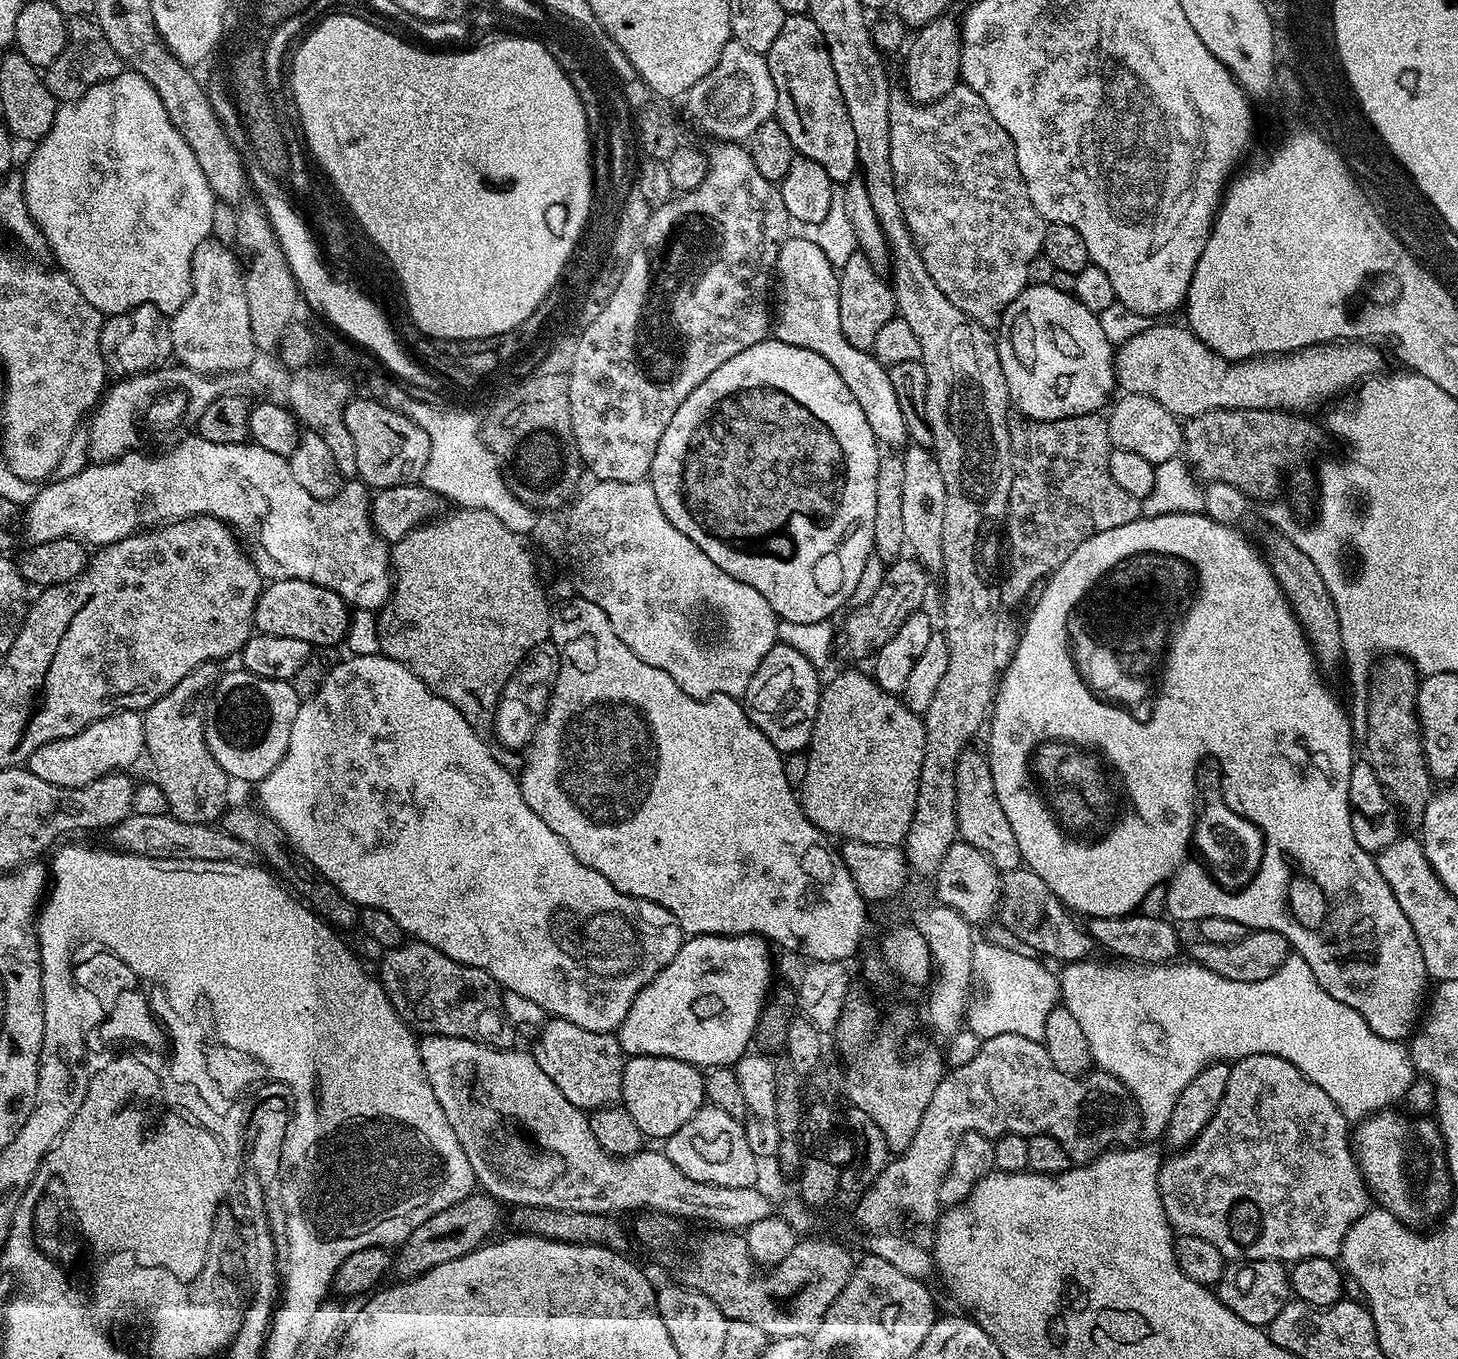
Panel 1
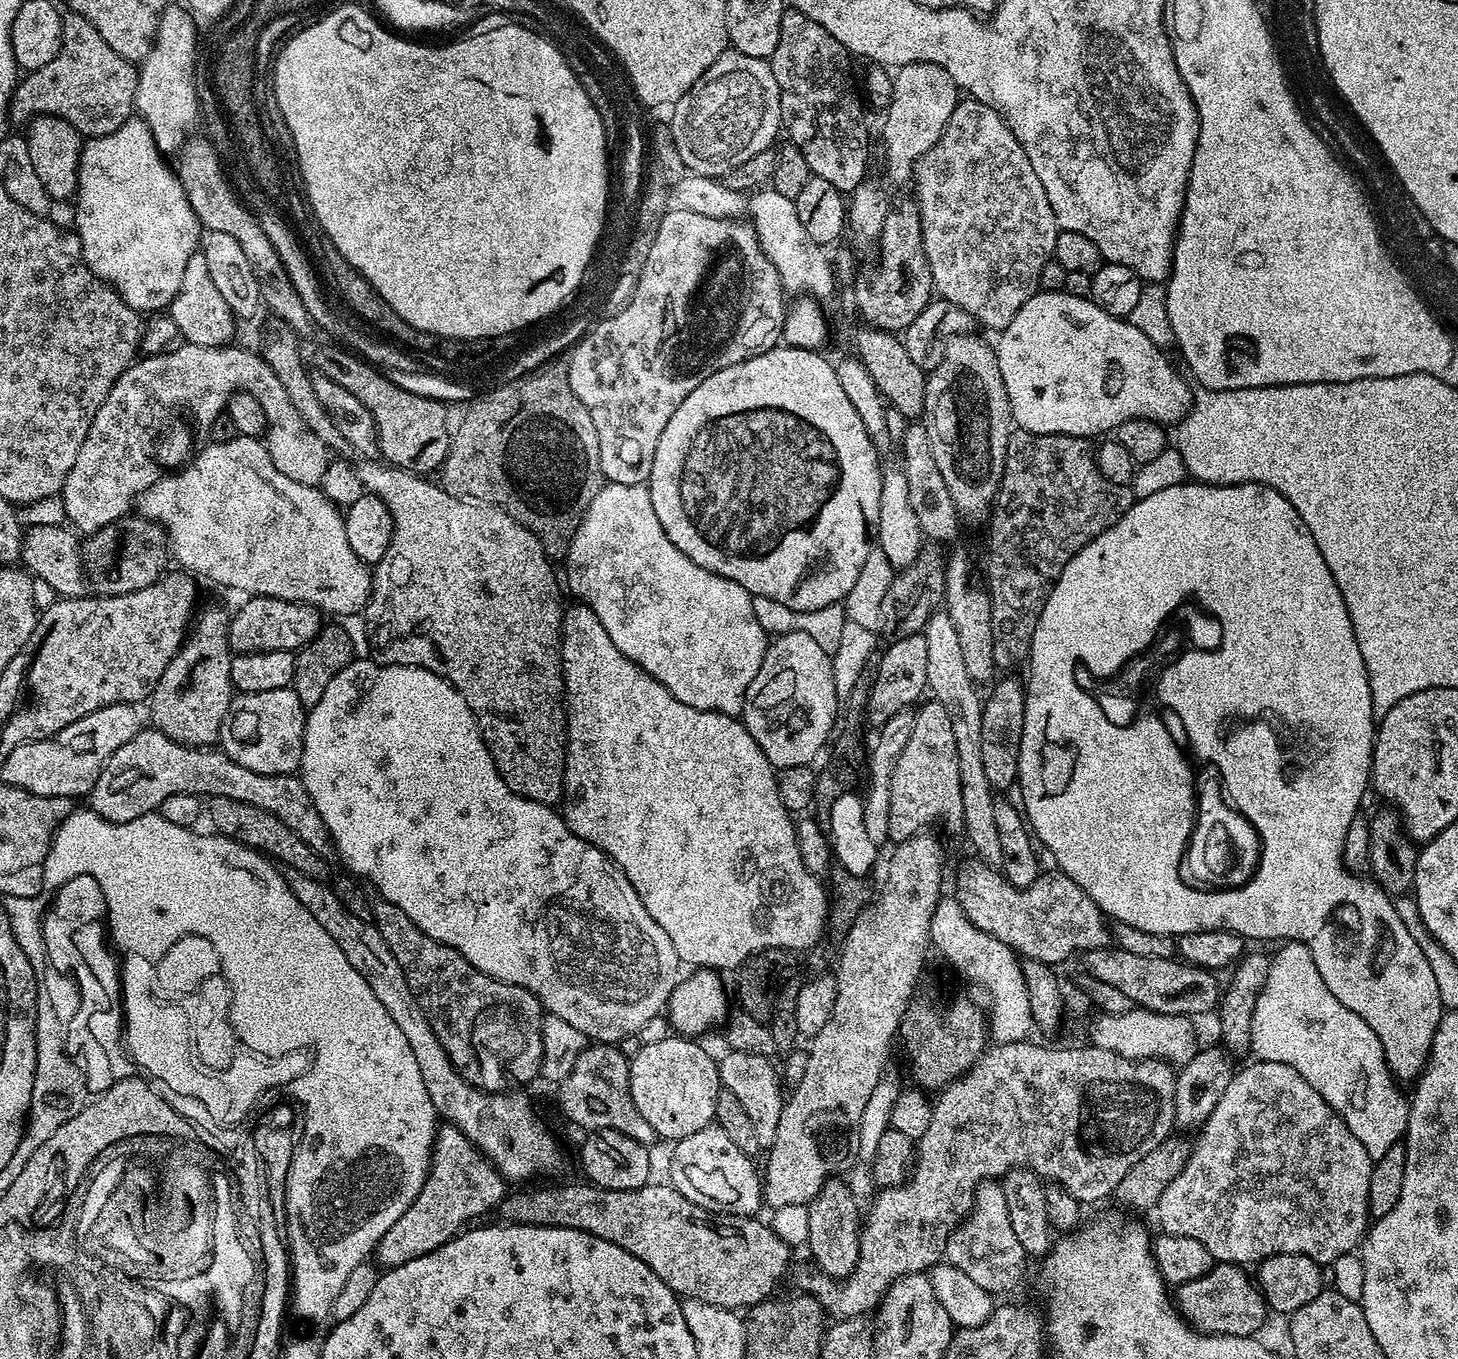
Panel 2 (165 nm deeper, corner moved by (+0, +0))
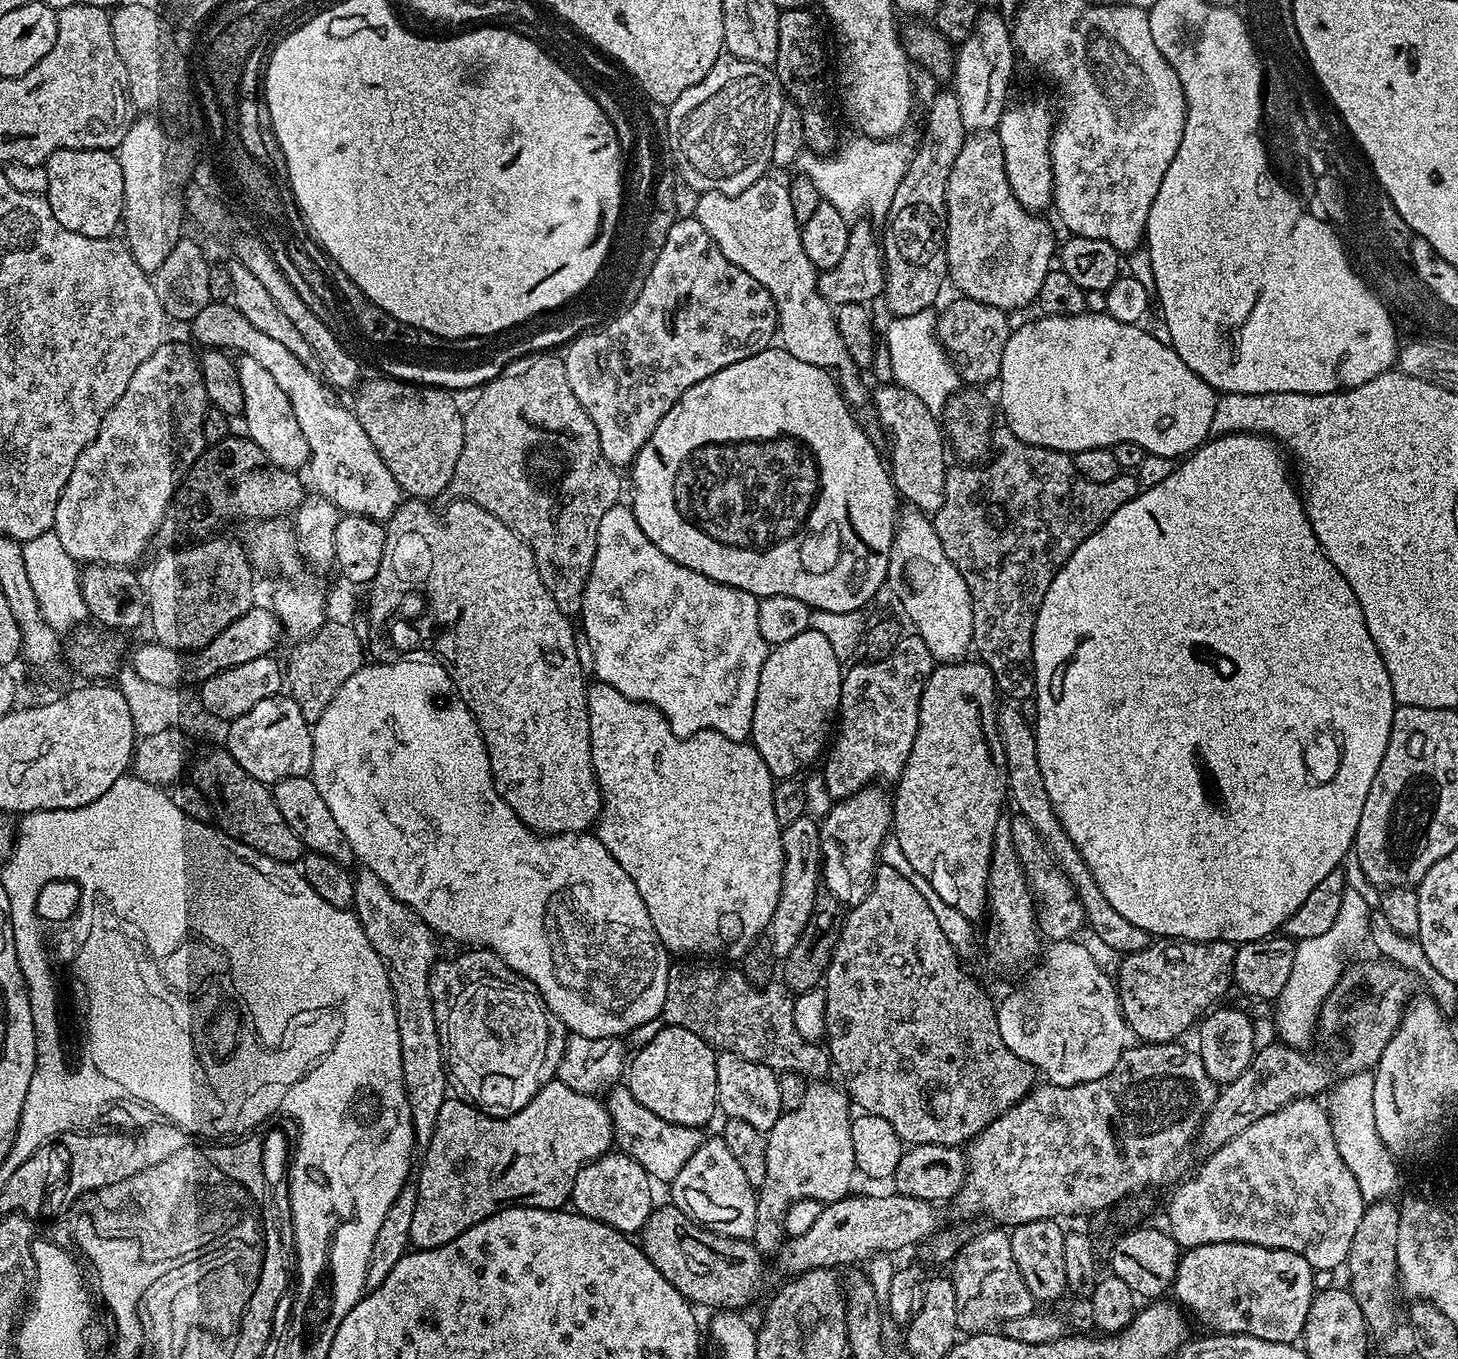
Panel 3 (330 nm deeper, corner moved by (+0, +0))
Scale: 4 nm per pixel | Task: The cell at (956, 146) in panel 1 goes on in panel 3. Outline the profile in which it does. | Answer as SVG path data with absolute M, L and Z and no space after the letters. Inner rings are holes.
M995 131L973 132L965 135L962 150L954 158L954 170L950 170L946 190L948 207L948 237L946 258L948 280L957 288L961 297L989 304L1011 313L1012 308L1024 308L1035 301L1042 290L1042 278L1054 264L1058 252L1058 240L1052 237L1052 228L1037 213L1029 212L1014 198L1010 182L1006 178L1006 166L1002 158L1002 142Z

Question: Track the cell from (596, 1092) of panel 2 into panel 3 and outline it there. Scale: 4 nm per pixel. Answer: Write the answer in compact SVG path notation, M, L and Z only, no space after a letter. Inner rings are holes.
M613 1086L607 1089L606 1107L612 1119L612 1139L615 1147L630 1158L634 1158L634 1162L645 1168L656 1182L671 1182L678 1174L678 1170L682 1170L682 1166L690 1162L694 1150L698 1150L698 1146L706 1139L701 1129L678 1126L666 1122L666 1118L658 1118L658 1114L646 1110L646 1106L642 1106L642 1102L638 1102L626 1086Z

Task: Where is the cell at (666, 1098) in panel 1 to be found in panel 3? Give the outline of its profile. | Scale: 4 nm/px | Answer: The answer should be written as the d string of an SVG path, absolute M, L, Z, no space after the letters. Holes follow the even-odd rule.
M661 1027L661 1032L637 1054L631 1057L626 1068L626 1087L630 1094L646 1110L658 1114L658 1118L666 1118L666 1122L678 1126L690 1126L691 1128L703 1129L704 1124L712 1120L712 1115L717 1115L718 1105L716 1102L716 1087L718 1086L718 1070L716 1069L717 1053L698 1034L690 1034L685 1028Z

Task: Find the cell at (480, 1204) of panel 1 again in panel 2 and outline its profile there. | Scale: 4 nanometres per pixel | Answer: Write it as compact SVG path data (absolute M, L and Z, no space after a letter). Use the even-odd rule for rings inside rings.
M649 1182L634 1190L606 1190L596 1184L560 1184L557 1188L536 1188L533 1192L509 1191L498 1205L499 1219L505 1224L529 1224L547 1228L569 1228L594 1234L594 1238L606 1238L614 1246L622 1246L626 1254L634 1254L638 1262L650 1266L666 1286L685 1300L710 1302L710 1306L747 1309L769 1299L788 1272L793 1249L778 1234L774 1234L771 1223L751 1216L725 1216L707 1212L702 1206L690 1202L671 1183Z

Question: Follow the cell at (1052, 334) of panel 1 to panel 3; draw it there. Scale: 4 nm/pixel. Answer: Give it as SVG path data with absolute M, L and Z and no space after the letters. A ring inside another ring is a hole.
M1086 310L1077 316L1045 316L1040 314L1037 317L1037 320L1032 320L1029 324L1022 325L1021 328L1013 327L1009 331L1006 350L1002 350L1002 366L998 377L1000 408L1004 414L1003 423L1011 428L1012 433L1018 438L1022 438L1022 442L1030 442L1034 446L1042 446L1069 454L1091 448L1112 449L1118 442L1134 442L1134 446L1142 446L1142 450L1150 455L1184 458L1189 452L1195 452L1201 444L1209 439L1218 394L1208 383L1202 382L1202 378L1199 378L1198 374L1194 374L1186 366L1186 362L1182 362L1182 358L1178 358L1171 343L1165 342L1163 339L1160 341L1158 337L1151 336L1139 323L1127 324L1116 321L1114 317L1102 312Z

